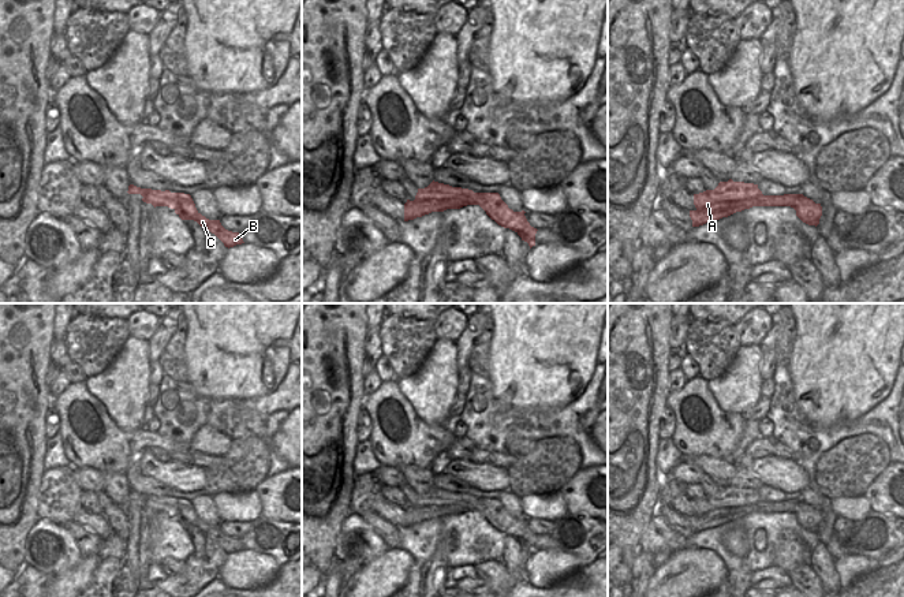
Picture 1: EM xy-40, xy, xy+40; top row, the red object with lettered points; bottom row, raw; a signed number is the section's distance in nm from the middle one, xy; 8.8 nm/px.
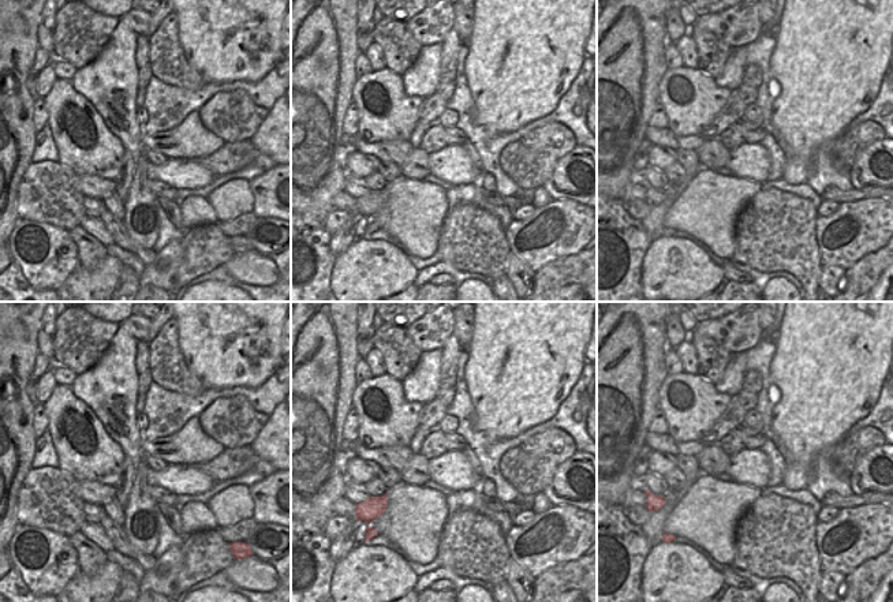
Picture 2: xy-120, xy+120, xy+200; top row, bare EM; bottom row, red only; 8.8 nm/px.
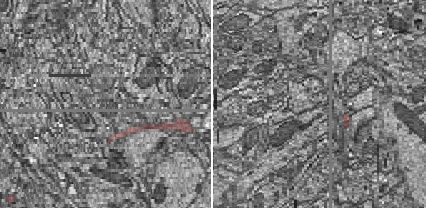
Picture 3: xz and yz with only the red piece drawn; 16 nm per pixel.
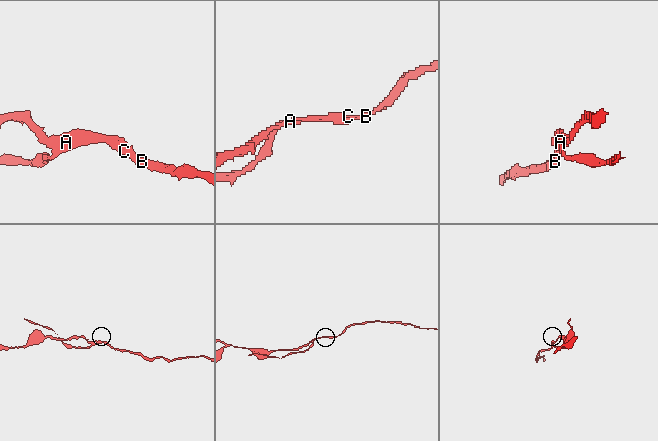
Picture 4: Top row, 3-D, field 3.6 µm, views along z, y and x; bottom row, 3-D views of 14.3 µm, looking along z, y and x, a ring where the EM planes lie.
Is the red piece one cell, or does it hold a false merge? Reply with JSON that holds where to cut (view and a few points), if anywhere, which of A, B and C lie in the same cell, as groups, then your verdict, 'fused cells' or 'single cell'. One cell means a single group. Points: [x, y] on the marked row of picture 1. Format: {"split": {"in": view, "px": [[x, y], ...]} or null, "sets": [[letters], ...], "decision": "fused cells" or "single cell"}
{"split": {"in": "xy+40", "px": [[762, 194], [754, 198], [721, 200], [697, 211]]}, "sets": [["A"], ["B", "C"]], "decision": "fused cells"}

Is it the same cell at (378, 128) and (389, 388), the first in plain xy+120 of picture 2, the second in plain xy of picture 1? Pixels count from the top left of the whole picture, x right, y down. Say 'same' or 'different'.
same

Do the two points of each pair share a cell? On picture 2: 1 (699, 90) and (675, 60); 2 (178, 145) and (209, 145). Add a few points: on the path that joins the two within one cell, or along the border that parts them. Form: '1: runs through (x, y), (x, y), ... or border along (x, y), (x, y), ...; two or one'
1: border along (682, 66), (668, 68); two
2: runs through (186, 145), (201, 145); one

